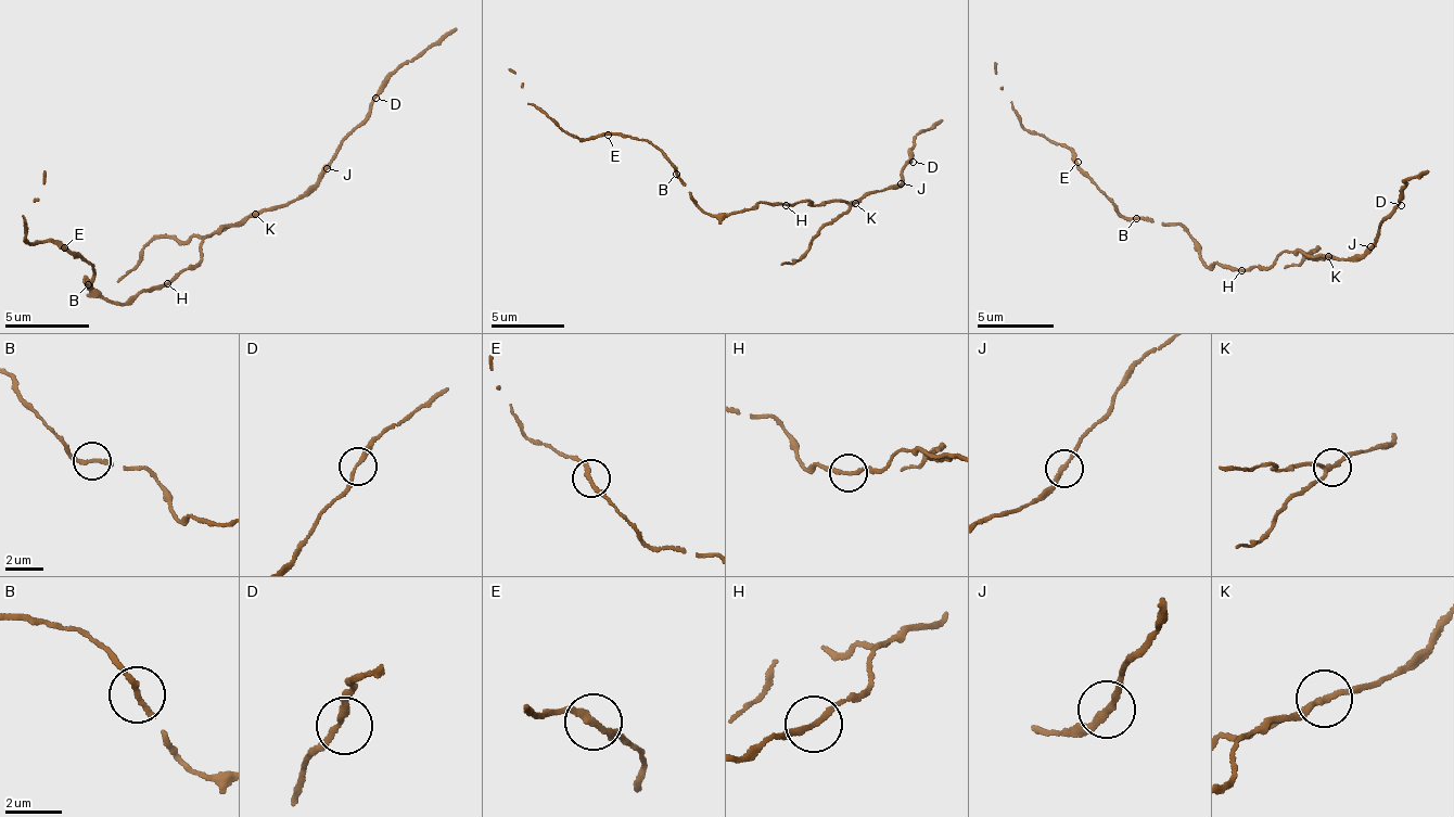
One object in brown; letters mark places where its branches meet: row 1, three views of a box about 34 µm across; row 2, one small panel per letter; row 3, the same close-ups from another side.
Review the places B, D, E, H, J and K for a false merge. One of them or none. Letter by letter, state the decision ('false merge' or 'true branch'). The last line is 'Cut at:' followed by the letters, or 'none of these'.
B: true branch
D: true branch
E: true branch
H: true branch
J: true branch
K: false merge
Cut at: K

